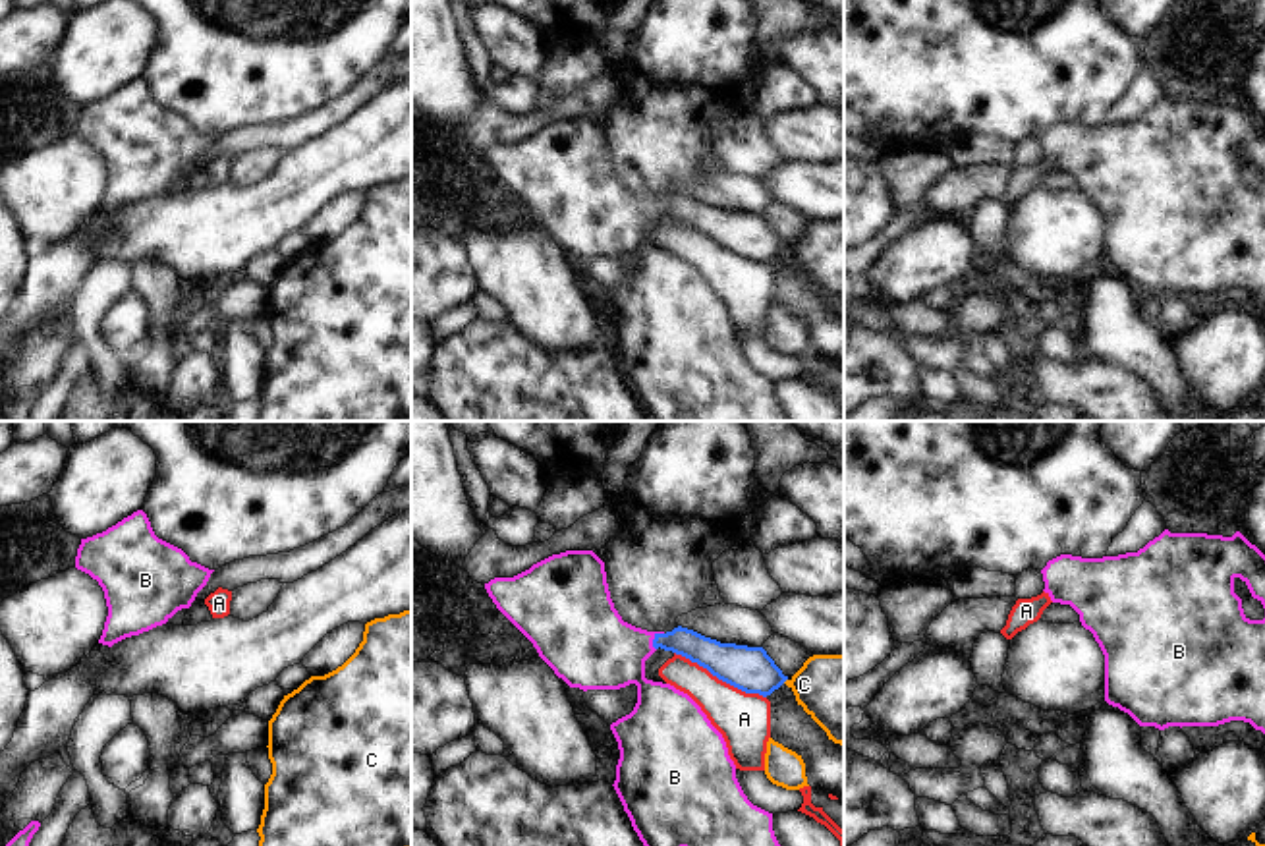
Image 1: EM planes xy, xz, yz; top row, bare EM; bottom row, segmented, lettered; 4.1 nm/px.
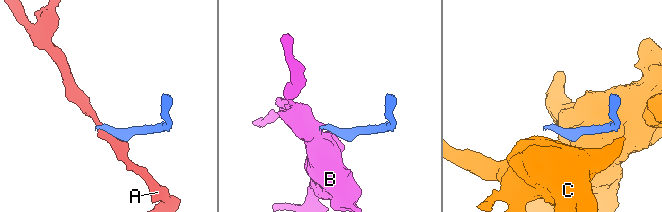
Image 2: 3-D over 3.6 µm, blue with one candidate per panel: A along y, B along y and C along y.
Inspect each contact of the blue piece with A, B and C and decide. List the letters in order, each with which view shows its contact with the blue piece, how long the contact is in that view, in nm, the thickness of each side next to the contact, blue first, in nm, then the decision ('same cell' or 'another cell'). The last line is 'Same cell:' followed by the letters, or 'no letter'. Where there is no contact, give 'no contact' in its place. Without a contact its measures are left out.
A: xz | 440 nm | 190/220 nm | another cell
B: xz | 90 nm | 130/340 nm | same cell
C: xz | 30 nm | 190/320 nm | another cell
Same cell: B

